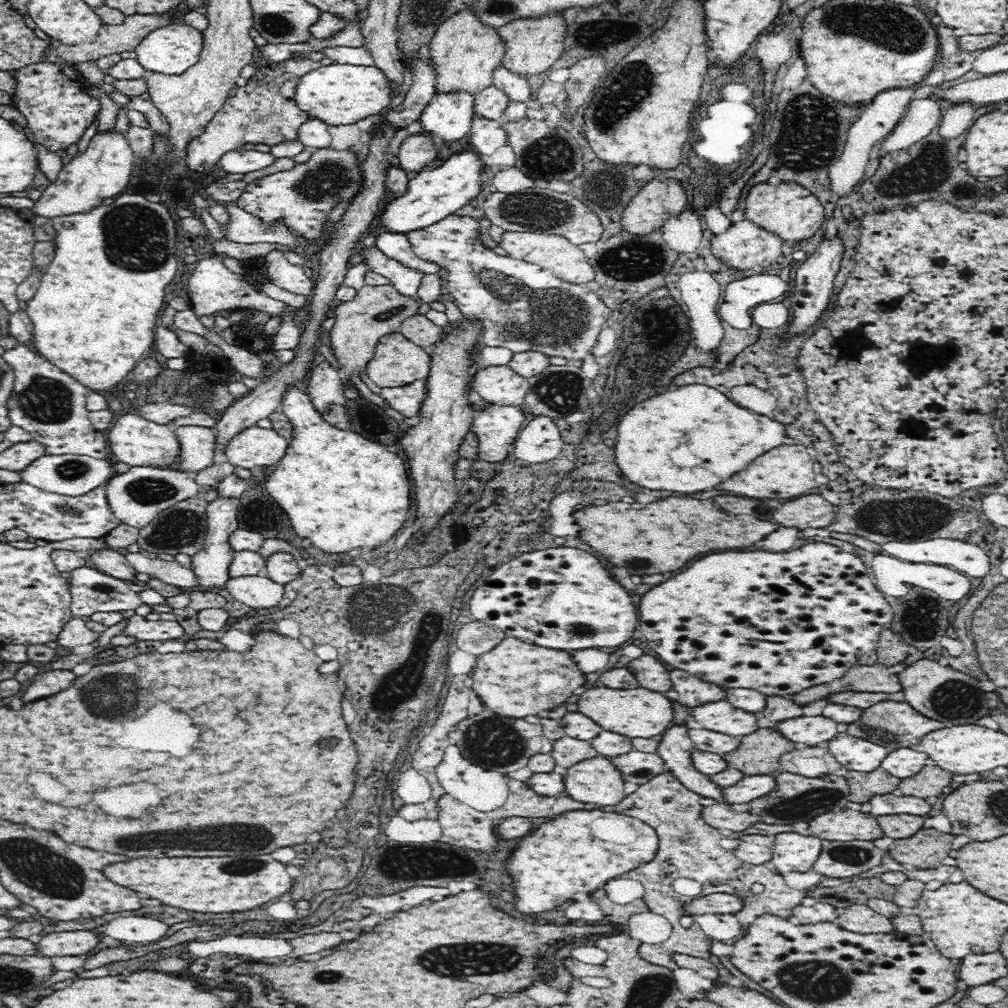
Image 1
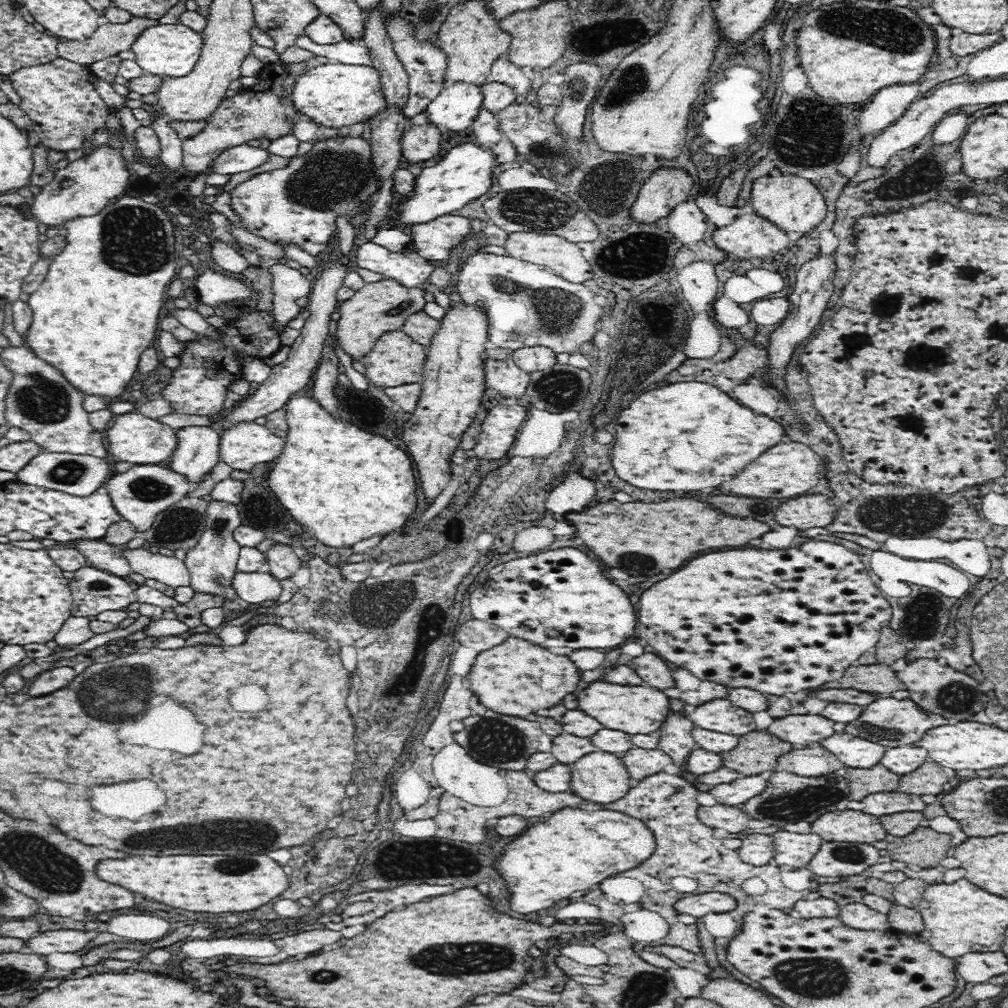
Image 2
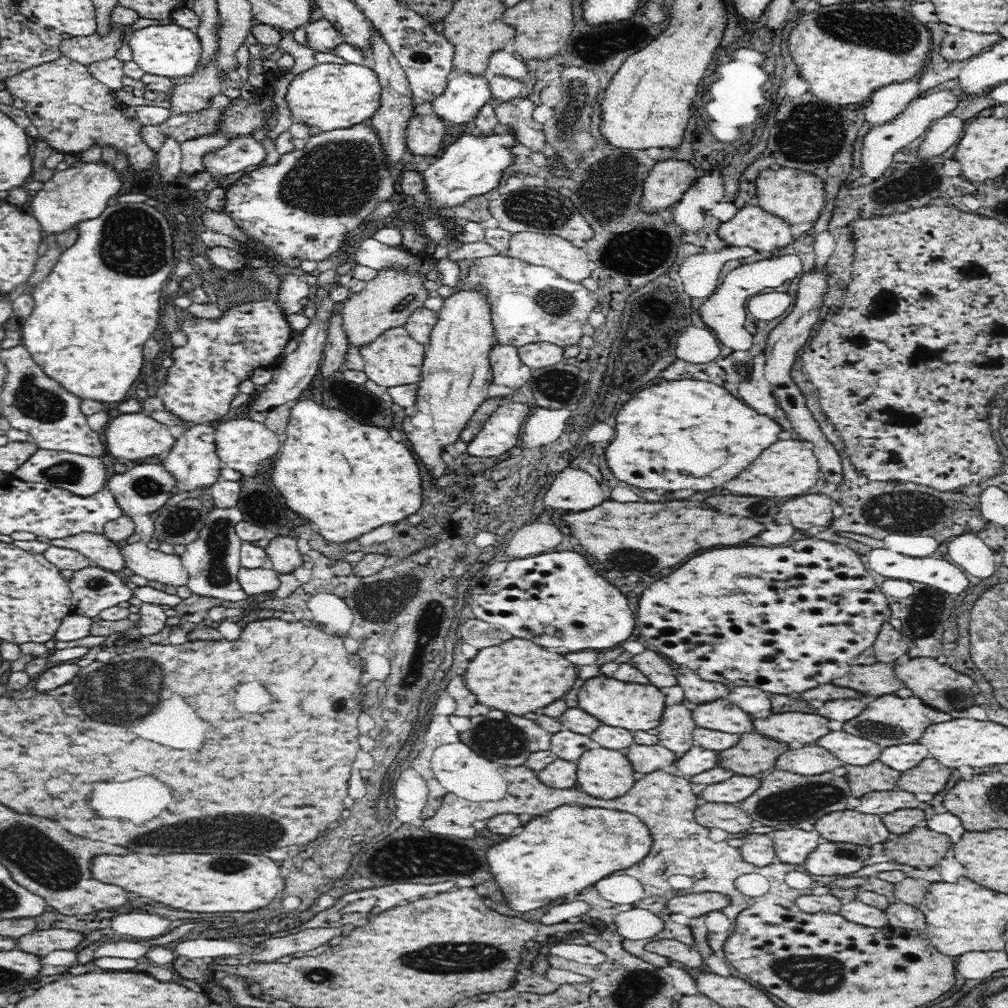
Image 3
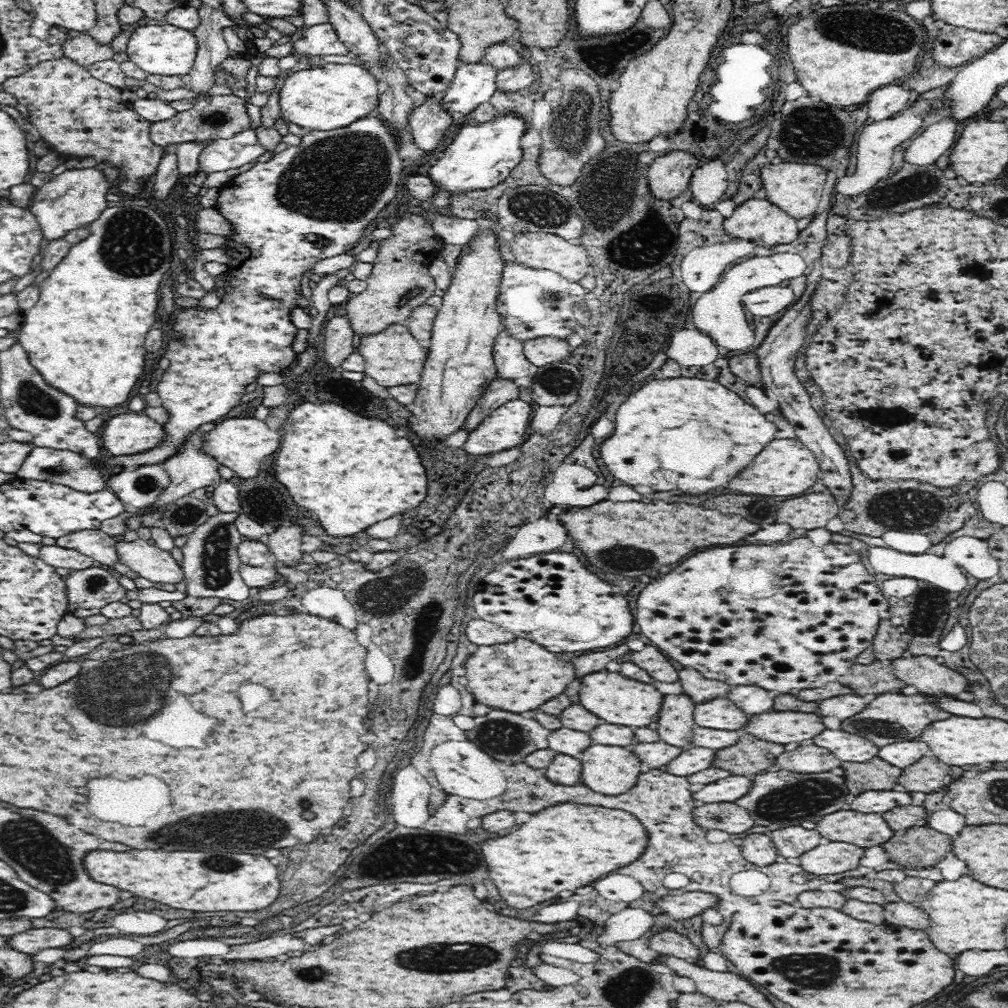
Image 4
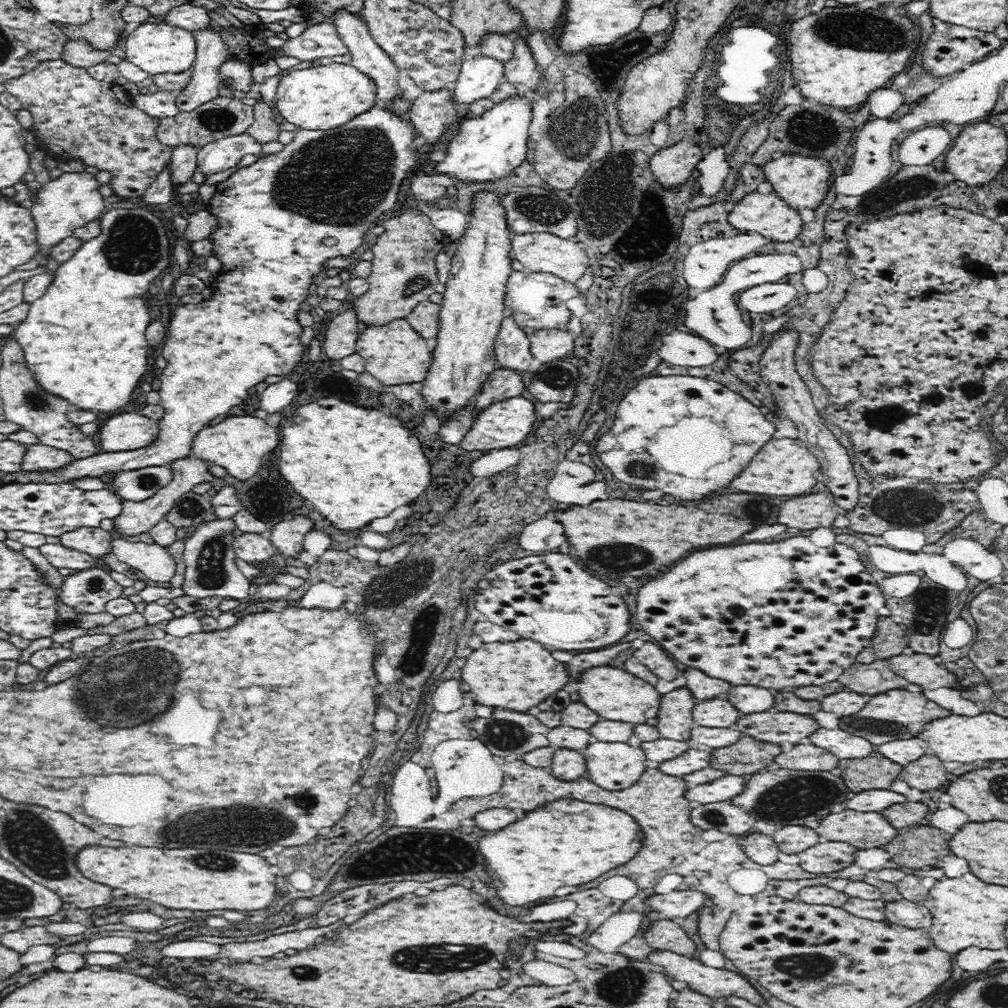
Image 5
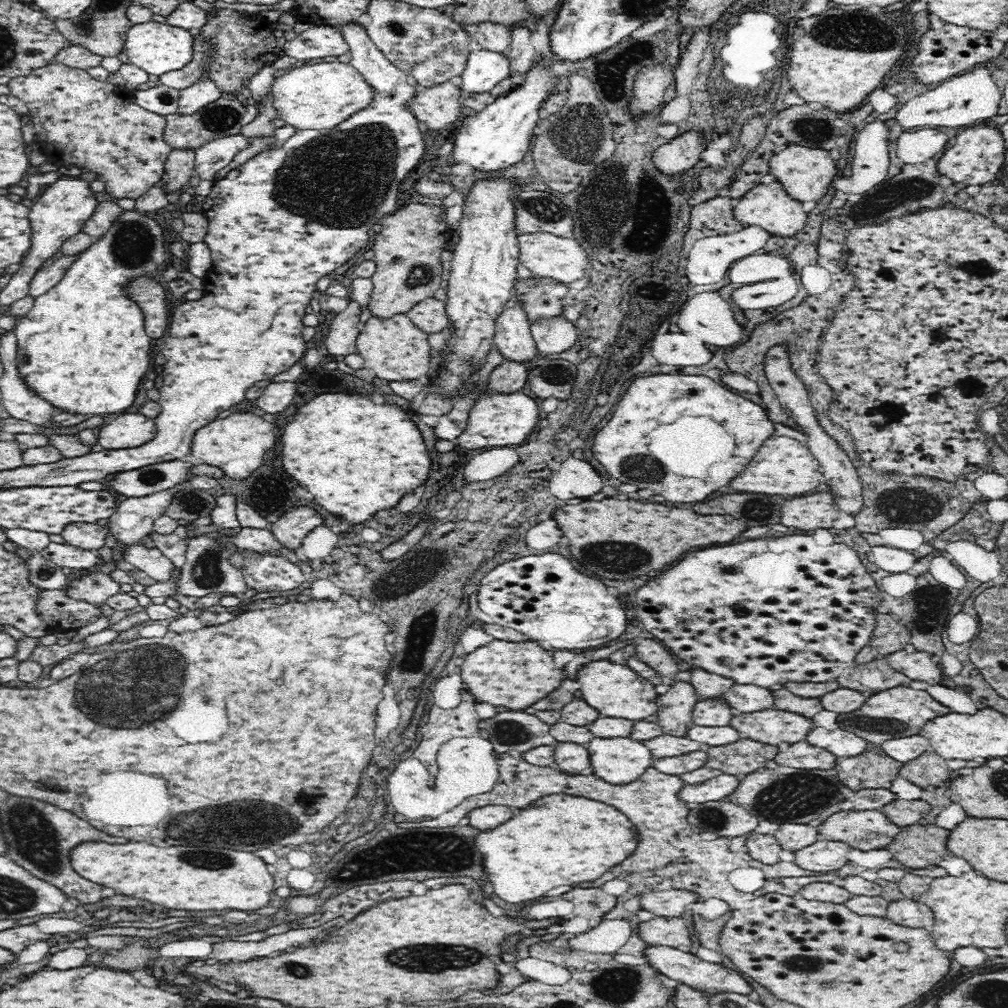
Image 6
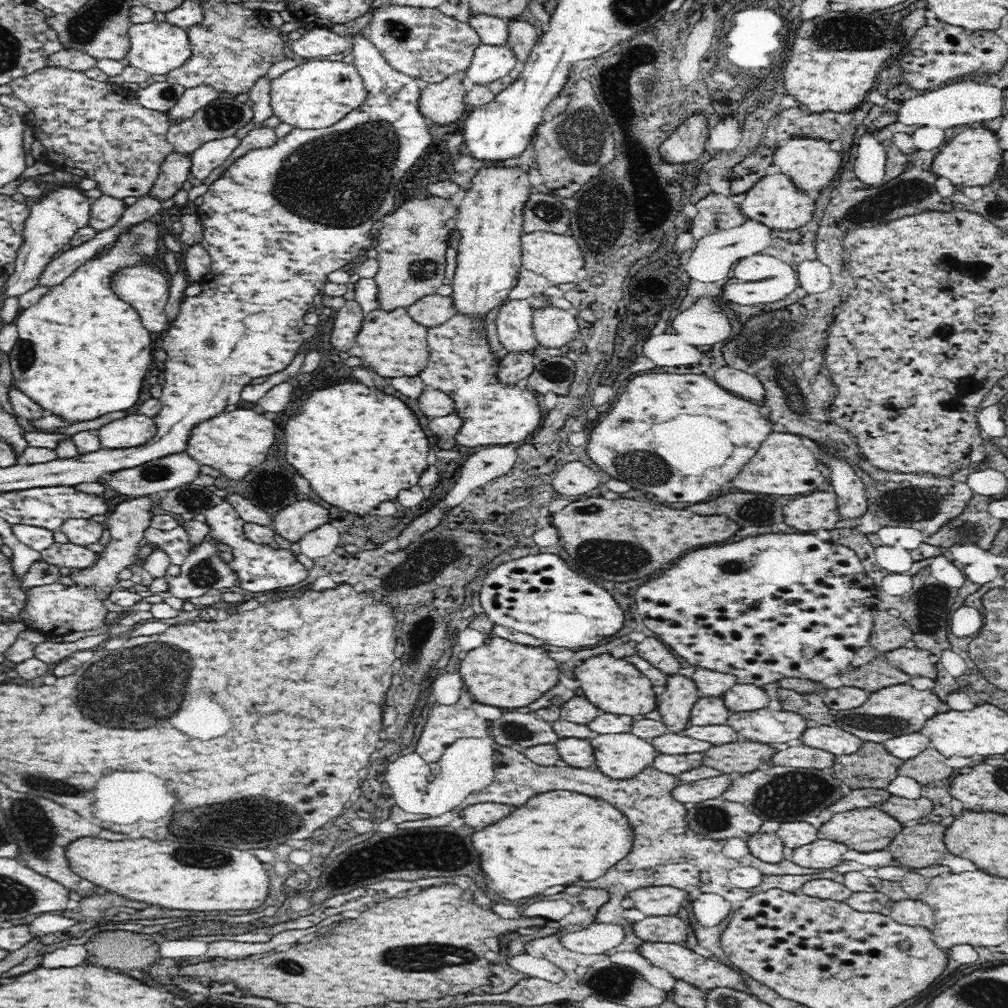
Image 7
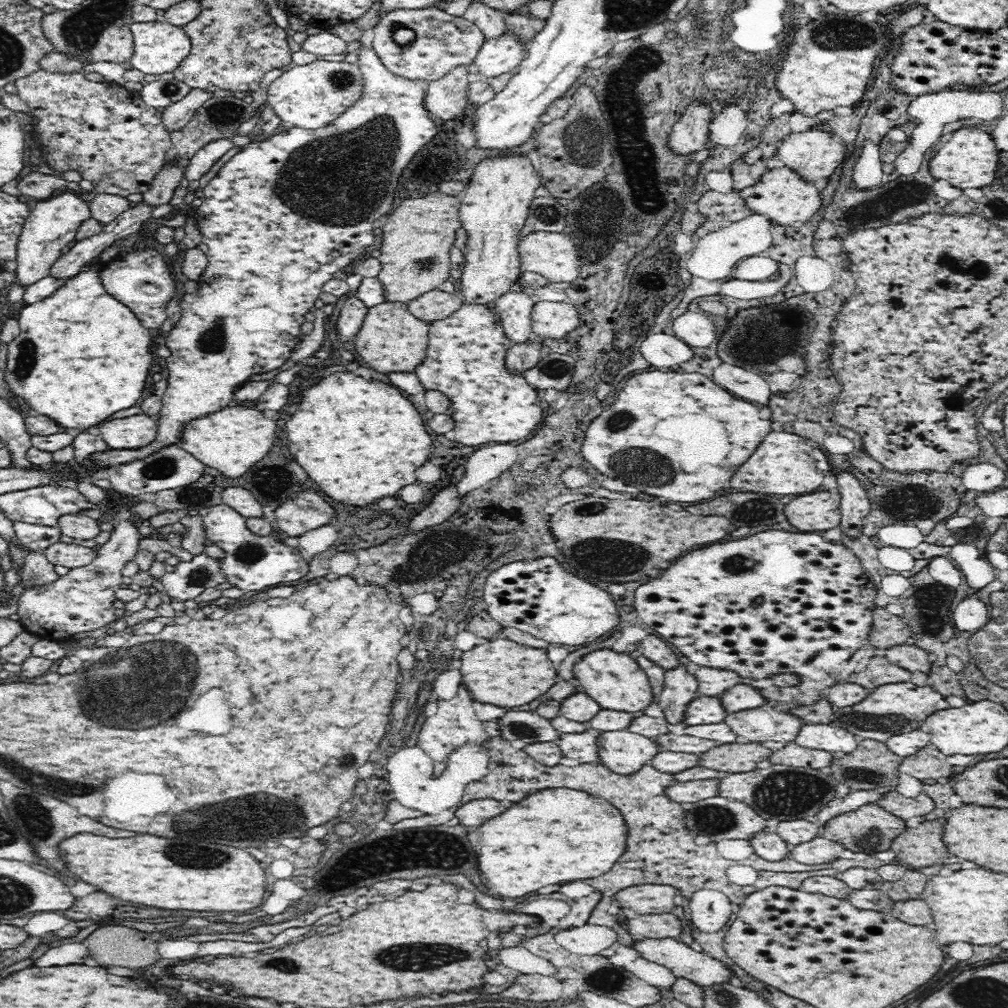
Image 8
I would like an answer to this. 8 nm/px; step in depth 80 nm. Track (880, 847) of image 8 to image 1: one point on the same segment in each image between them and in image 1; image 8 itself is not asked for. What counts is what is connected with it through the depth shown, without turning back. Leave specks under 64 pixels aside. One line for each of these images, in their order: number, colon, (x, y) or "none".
1: (843, 825)
2: (845, 825)
3: (865, 829)
4: (864, 830)
5: (864, 830)
6: (864, 830)
7: (866, 829)

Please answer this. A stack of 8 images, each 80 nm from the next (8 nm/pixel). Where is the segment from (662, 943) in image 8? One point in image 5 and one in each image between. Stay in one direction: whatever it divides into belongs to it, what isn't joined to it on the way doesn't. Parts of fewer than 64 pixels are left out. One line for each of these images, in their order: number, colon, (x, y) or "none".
5: (716, 983)
6: (707, 977)
7: (684, 964)

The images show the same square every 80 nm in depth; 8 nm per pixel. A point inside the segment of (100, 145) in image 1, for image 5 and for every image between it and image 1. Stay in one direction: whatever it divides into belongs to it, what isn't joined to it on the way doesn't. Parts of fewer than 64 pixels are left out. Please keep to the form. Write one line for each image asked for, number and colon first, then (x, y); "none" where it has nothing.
2: (84, 187)
3: (81, 192)
4: (75, 198)
5: (72, 200)

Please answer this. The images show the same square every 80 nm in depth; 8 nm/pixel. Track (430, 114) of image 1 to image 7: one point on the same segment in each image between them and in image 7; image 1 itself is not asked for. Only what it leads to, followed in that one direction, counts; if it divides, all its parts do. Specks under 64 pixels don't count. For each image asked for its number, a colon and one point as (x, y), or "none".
2: (456, 107)
3: (464, 95)
4: (474, 82)
5: (479, 76)
6: (485, 68)
7: (490, 62)

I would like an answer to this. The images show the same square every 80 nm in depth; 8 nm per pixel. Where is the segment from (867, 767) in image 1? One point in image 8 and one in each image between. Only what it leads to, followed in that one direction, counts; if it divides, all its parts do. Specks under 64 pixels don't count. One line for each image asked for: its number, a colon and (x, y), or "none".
2: (855, 752)
3: (849, 749)
4: (847, 747)
5: (842, 744)
6: (842, 743)
7: (833, 739)
8: (820, 737)

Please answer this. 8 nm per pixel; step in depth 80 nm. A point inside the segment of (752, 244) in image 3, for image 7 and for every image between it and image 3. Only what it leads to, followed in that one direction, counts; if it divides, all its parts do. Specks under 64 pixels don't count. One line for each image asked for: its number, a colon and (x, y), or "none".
4: (757, 219)
5: (766, 214)
6: (768, 206)
7: (775, 201)

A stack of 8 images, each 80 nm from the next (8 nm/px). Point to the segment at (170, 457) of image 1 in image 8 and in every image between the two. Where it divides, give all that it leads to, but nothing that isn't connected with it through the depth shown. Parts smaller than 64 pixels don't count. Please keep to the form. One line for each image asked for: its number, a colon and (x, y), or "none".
2: (135, 438)
3: (136, 437)
4: (131, 432)
5: (129, 431)
6: (129, 430)
7: (136, 429)
8: (135, 432)

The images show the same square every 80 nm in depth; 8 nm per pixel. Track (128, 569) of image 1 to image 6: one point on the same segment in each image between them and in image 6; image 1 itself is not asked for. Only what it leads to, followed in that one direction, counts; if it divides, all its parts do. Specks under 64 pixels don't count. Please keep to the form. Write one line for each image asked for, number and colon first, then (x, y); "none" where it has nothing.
2: (99, 554)
3: (102, 552)
4: (95, 543)
5: (96, 541)
6: (85, 535)

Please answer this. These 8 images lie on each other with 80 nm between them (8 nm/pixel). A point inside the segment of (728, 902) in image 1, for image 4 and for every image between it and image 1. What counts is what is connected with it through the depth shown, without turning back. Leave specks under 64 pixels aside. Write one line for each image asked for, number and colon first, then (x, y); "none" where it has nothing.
2: (697, 905)
3: (690, 904)
4: (684, 904)

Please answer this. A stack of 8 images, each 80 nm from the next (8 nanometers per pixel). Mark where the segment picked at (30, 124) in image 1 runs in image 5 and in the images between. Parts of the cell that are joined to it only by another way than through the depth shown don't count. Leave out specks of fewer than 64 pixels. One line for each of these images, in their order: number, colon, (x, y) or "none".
2: (62, 102)
3: (71, 109)
4: (77, 114)
5: (75, 115)

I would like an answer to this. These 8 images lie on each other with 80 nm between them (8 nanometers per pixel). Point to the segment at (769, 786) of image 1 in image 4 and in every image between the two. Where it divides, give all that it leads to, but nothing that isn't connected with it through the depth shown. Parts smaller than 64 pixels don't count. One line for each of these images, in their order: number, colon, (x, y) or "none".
2: (738, 791)
3: (732, 791)
4: (729, 789)

